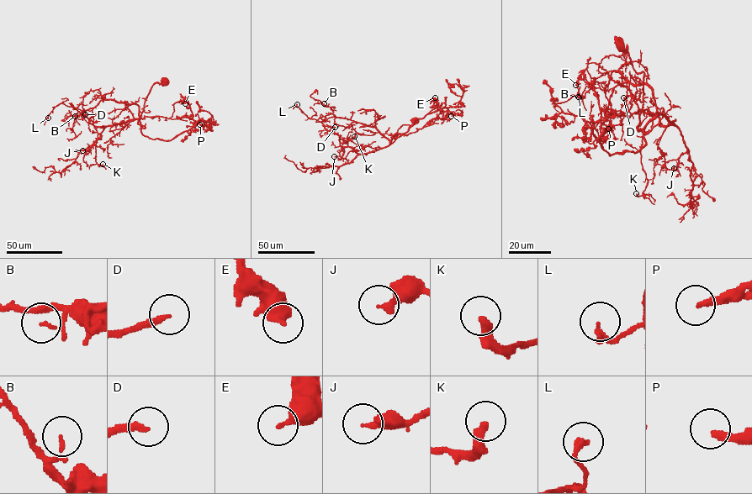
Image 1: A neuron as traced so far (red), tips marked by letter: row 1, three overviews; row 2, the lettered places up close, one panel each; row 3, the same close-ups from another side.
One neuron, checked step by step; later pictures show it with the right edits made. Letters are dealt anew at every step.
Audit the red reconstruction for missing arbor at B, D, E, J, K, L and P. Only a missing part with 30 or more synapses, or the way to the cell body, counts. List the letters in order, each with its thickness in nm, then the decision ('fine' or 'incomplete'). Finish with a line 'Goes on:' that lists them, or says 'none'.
B: calibre 110 nm; fine
D: calibre 240 nm; fine
E: calibre 440 nm; fine
J: calibre 240 nm; fine
K: calibre 360 nm; fine
L: calibre 220 nm; fine
P: calibre 240 nm; fine
Goes on: none

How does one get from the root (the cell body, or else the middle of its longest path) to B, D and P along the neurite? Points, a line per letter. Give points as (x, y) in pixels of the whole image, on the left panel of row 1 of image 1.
B: (166, 82), (156, 82), (145, 97), (138, 121), (145, 128), (138, 105), (111, 99), (101, 100), (75, 116)
D: (166, 82), (156, 82), (145, 97), (138, 121), (145, 128), (135, 119), (94, 126), (80, 113), (85, 114)
P: (166, 82), (156, 82), (145, 97), (138, 121), (145, 127), (141, 133), (171, 140), (199, 124)

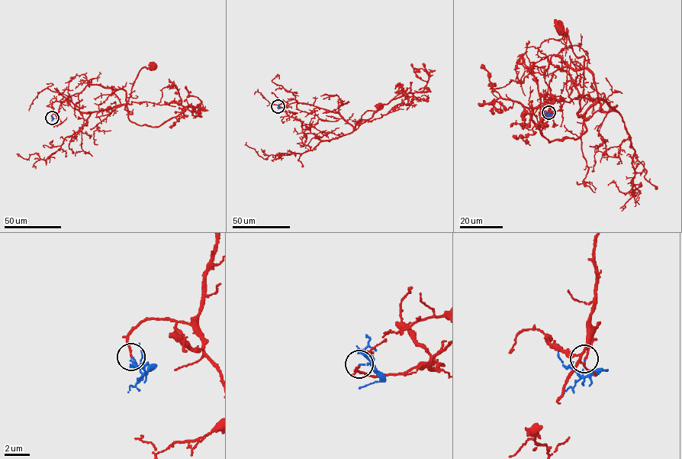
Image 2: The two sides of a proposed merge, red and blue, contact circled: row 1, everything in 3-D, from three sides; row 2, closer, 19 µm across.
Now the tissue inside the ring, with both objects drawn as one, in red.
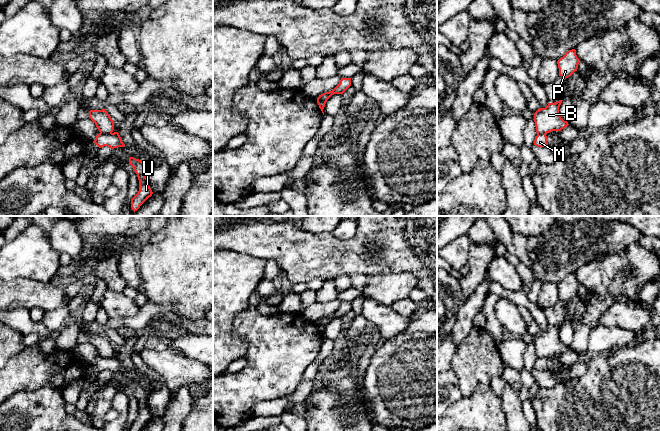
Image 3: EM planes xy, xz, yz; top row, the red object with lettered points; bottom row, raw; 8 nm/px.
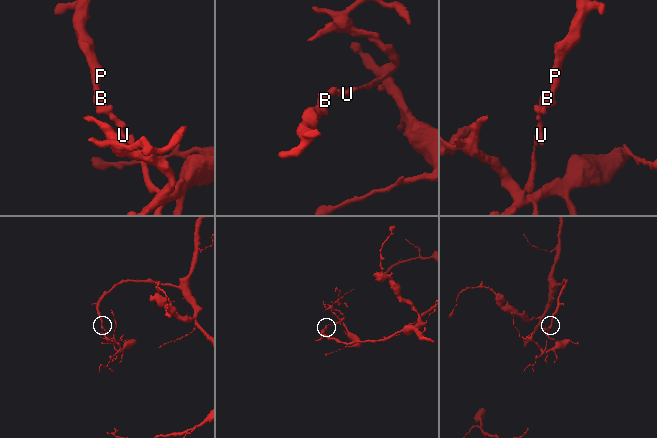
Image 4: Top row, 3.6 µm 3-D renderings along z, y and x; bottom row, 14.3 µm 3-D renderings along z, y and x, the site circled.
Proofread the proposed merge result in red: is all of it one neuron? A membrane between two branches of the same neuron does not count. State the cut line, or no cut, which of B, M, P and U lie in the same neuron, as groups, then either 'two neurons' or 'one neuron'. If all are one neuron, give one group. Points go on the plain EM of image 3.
cut xy (100, 356), (111, 357); groups B P / M U; two neurons

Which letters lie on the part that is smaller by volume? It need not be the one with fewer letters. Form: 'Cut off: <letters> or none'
Cut off: M, U

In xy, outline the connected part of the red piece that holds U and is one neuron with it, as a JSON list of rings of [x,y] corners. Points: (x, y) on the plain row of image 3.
[[[134,381],[129,382],[129,388],[133,391],[139,404],[139,415],[131,423],[131,431],[140,431],[153,418],[146,402],[146,398],[150,396],[151,392],[148,387],[144,387]]]

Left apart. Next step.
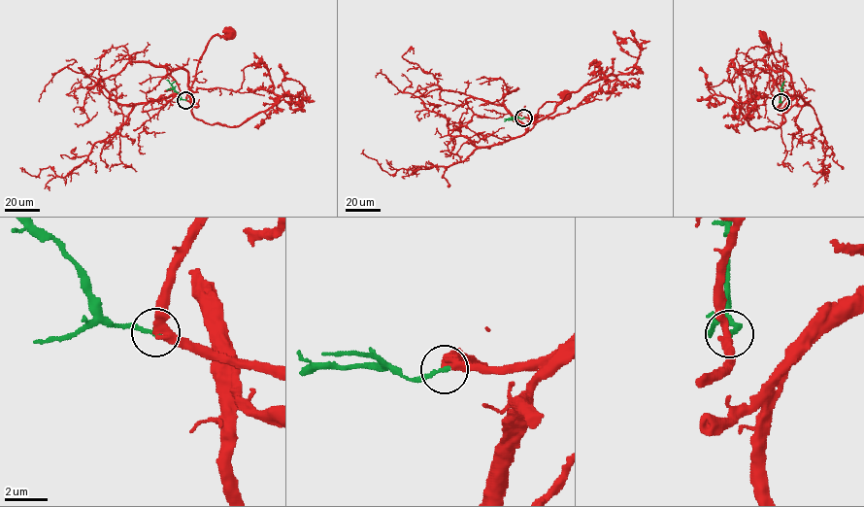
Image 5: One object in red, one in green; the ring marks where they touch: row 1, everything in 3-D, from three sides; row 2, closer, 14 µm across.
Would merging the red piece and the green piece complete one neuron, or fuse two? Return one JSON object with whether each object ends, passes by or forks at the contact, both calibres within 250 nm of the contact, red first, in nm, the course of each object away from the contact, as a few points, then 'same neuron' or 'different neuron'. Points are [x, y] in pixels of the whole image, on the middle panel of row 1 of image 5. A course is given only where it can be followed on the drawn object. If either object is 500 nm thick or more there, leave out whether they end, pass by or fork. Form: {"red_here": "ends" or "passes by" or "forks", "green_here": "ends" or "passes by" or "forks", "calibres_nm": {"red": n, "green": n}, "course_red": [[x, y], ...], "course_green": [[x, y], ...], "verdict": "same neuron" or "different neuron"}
{"red_here": "passes by", "green_here": "ends", "calibres_nm": {"red": 320, "green": 240}, "course_red": [[523, 118], [537, 118], [544, 104], [560, 102], [567, 95]], "course_green": [[523, 118], [504, 120]], "verdict": "same neuron"}

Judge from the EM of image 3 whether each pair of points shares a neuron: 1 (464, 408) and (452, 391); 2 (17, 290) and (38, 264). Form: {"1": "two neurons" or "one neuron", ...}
{"1": "two neurons", "2": "two neurons"}

